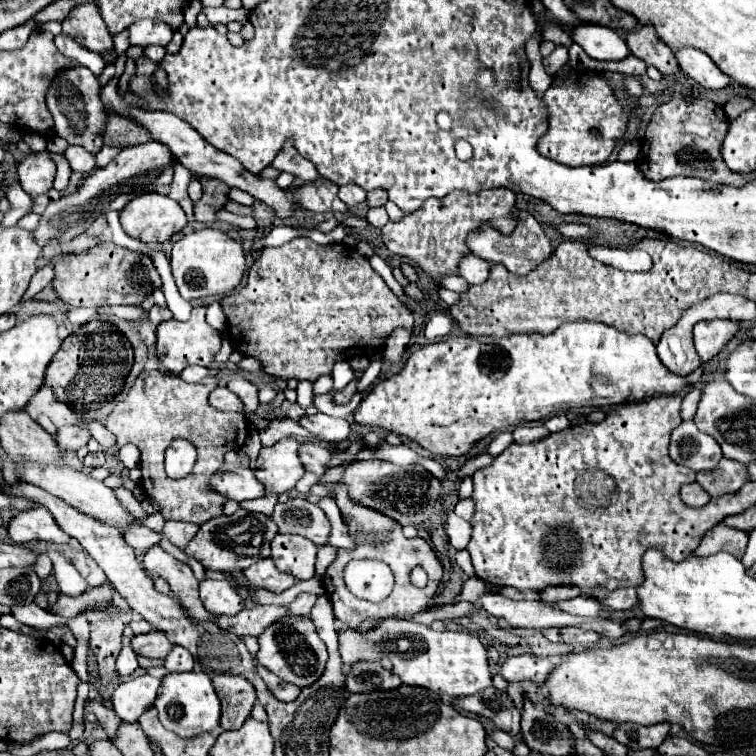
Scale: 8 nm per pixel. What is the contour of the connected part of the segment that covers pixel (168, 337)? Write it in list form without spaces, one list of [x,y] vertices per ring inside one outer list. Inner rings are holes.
[[[193,307],[191,311],[191,319],[185,323],[177,323],[175,319],[161,323],[157,327],[157,355],[163,361],[163,365],[167,367],[167,371],[179,375],[187,365],[203,365],[209,367],[215,359],[215,355],[221,349],[221,335],[217,329],[209,327],[209,323],[205,321],[205,307]]]

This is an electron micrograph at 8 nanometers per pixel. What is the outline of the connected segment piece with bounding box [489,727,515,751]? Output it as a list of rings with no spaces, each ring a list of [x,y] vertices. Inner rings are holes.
[[[493,727],[493,729],[489,731],[489,737],[491,737],[499,747],[503,747],[503,749],[507,749],[507,751],[513,751],[513,747],[515,747],[515,739],[513,739],[509,733],[499,731],[497,727]]]

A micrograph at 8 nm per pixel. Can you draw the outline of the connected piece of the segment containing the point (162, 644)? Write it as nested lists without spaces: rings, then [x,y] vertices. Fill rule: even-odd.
[[[149,631],[145,635],[135,635],[133,641],[131,641],[131,647],[133,647],[135,653],[139,653],[143,657],[165,659],[171,653],[173,643],[169,641],[169,637],[165,633]]]

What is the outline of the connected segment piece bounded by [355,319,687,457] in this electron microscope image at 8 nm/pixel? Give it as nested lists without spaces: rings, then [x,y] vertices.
[[[569,321],[561,327],[557,327],[553,333],[543,335],[543,333],[515,333],[509,337],[455,337],[455,335],[447,335],[443,341],[439,343],[431,343],[431,345],[423,345],[417,351],[411,353],[411,357],[407,359],[405,367],[401,373],[393,375],[391,379],[383,379],[377,381],[373,385],[373,389],[369,391],[369,395],[365,395],[365,399],[361,401],[357,413],[355,413],[355,421],[365,425],[365,427],[379,427],[379,429],[387,429],[405,437],[411,437],[413,441],[417,441],[421,447],[429,449],[435,455],[465,455],[475,441],[487,437],[493,431],[511,427],[511,425],[519,425],[525,421],[537,421],[537,419],[545,419],[551,413],[557,411],[567,411],[573,407],[609,407],[609,405],[621,405],[621,403],[635,403],[641,401],[645,397],[651,395],[669,395],[669,393],[679,393],[685,387],[685,379],[671,373],[669,369],[665,369],[657,357],[655,345],[651,343],[651,339],[647,339],[645,335],[627,335],[621,333],[605,323],[597,323],[597,321]]]

